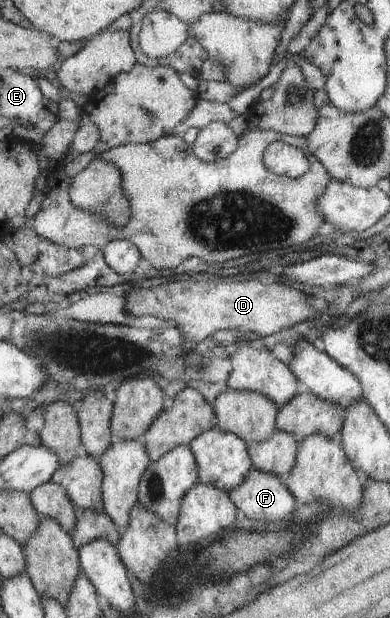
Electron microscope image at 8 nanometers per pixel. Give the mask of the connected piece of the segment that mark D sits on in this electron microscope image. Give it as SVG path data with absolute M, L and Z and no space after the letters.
M234 277L216 281L175 280L151 288L133 286L127 290L124 287L118 290L118 294L126 299L124 311L128 316L156 317L176 326L182 333L186 351L219 330L244 329L261 338L320 315L320 311L310 307L302 289L294 289L291 283L283 281L265 284L260 280Z

